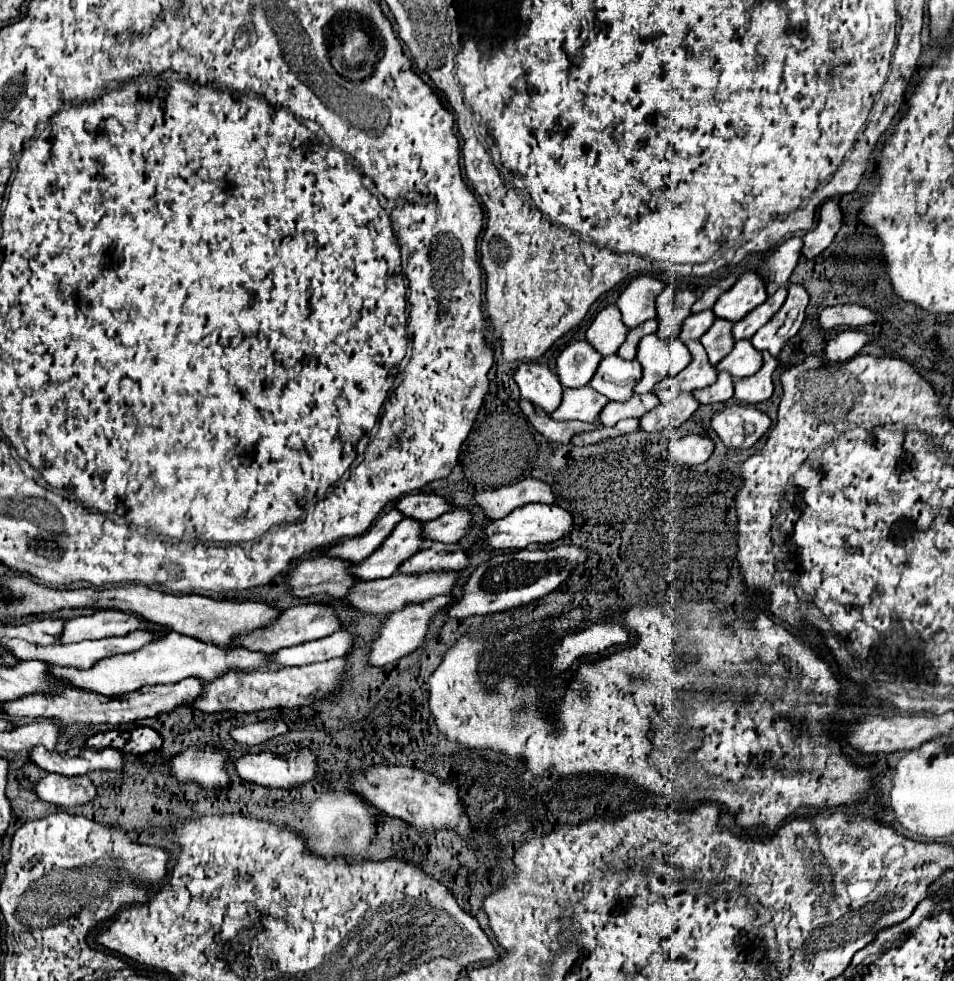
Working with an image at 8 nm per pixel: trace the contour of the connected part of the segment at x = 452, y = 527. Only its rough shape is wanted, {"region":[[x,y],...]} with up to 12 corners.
{"region":[[465,507],[425,523],[421,537],[457,543],[469,533],[473,515]]}

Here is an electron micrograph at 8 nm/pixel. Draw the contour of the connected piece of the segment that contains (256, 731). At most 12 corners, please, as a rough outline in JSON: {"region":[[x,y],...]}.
{"region":[[281,719],[257,721],[231,729],[231,737],[243,745],[261,745],[283,735]]}

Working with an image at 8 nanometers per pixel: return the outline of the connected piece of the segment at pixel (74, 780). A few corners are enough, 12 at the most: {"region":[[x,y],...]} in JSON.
{"region":[[45,775],[33,791],[59,807],[85,805],[97,795],[85,775]]}

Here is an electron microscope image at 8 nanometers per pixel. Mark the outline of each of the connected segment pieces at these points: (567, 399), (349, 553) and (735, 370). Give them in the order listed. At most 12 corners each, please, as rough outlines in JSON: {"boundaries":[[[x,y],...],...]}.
{"boundaries":[[[591,385],[565,389],[551,413],[559,421],[595,423],[609,399]],[[403,515],[379,517],[365,535],[345,539],[321,555],[345,561],[365,559],[389,537]],[[737,341],[715,365],[733,379],[755,375],[763,365],[751,341]]]}

